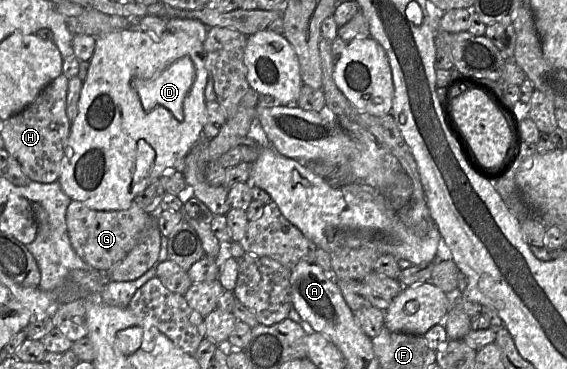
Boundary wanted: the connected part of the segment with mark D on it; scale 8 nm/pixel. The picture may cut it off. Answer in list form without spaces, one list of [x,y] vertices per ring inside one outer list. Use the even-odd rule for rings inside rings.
[[[123,29],[96,37],[96,45],[86,78],[83,80],[78,101],[78,113],[71,121],[70,133],[65,146],[61,171],[57,182],[63,192],[72,200],[97,211],[115,211],[128,209],[138,194],[152,181],[161,175],[181,167],[185,156],[202,139],[203,127],[206,122],[205,88],[208,81],[208,71],[203,59],[203,41],[187,34],[166,33],[162,37],[152,37],[139,30]]]

